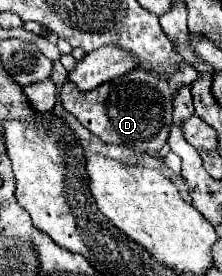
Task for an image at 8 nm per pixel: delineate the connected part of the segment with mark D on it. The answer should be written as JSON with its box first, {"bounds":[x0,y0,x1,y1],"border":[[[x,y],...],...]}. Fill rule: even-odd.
{"bounds":[60,62,196,154],"border":[[[186,62],[170,80],[156,78],[152,72],[134,70],[90,92],[80,92],[72,86],[72,82],[66,82],[60,90],[60,102],[66,112],[74,114],[84,128],[88,128],[94,136],[102,138],[104,142],[126,146],[136,152],[158,154],[160,148],[168,142],[168,132],[172,126],[172,96],[176,94],[176,88],[192,84],[196,78],[196,70],[190,68]]]}

